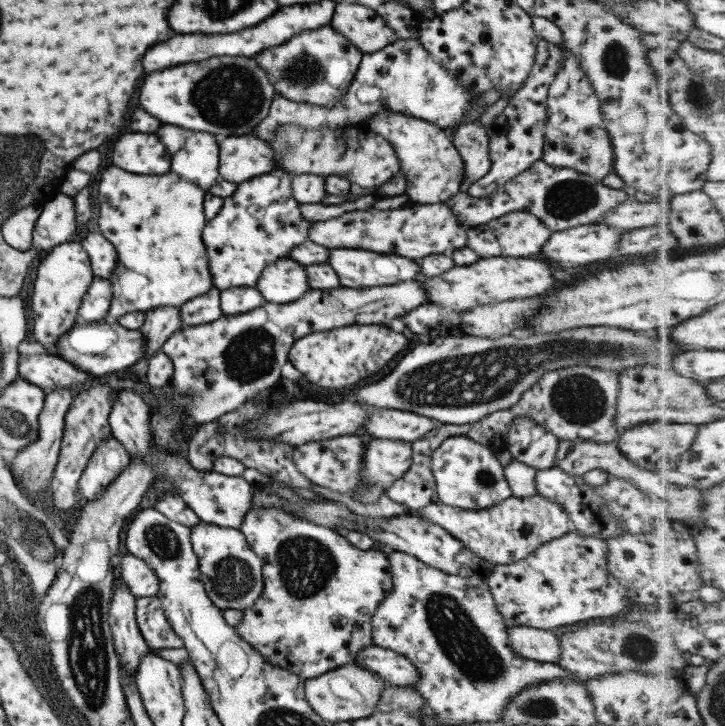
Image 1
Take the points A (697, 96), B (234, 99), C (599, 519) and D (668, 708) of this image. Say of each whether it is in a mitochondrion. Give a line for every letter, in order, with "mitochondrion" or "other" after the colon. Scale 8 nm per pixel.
A: mitochondrion
B: mitochondrion
C: other
D: other

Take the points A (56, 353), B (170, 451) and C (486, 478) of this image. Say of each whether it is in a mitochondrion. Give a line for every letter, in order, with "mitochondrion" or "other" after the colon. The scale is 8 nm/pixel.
A: other
B: other
C: mitochondrion

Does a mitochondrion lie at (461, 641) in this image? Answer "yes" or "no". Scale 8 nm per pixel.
yes

